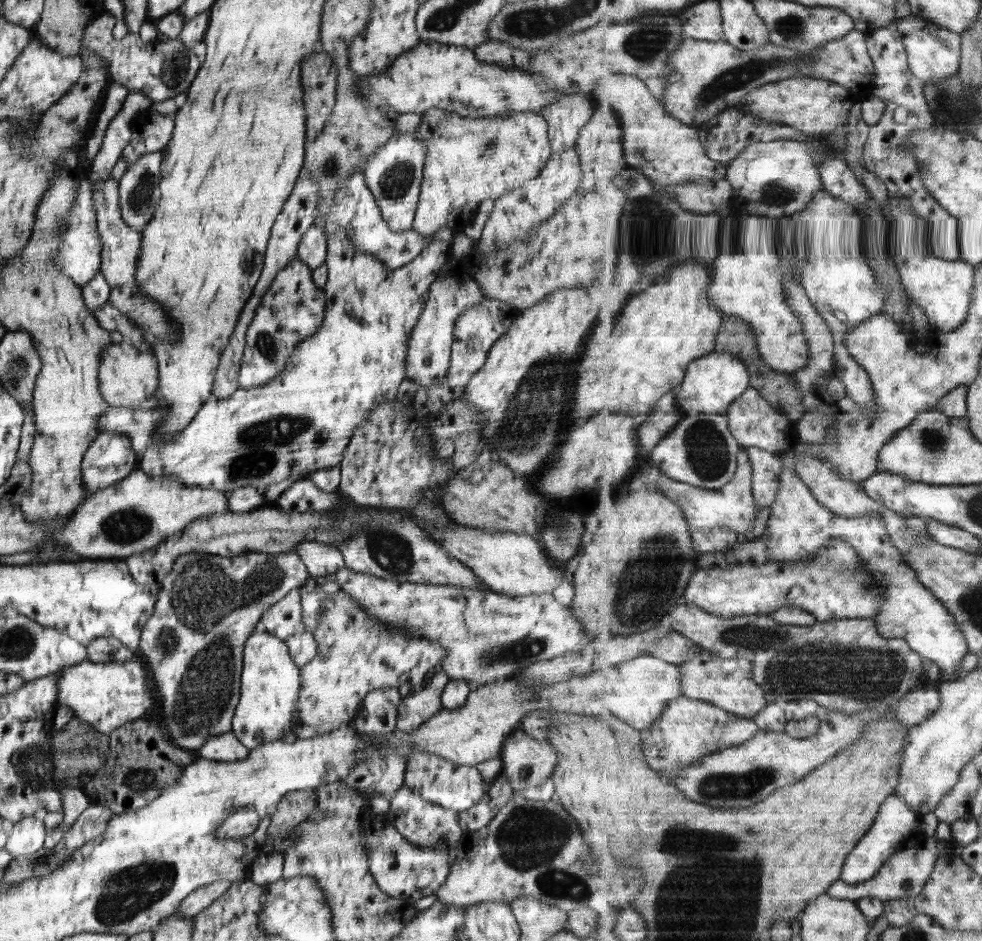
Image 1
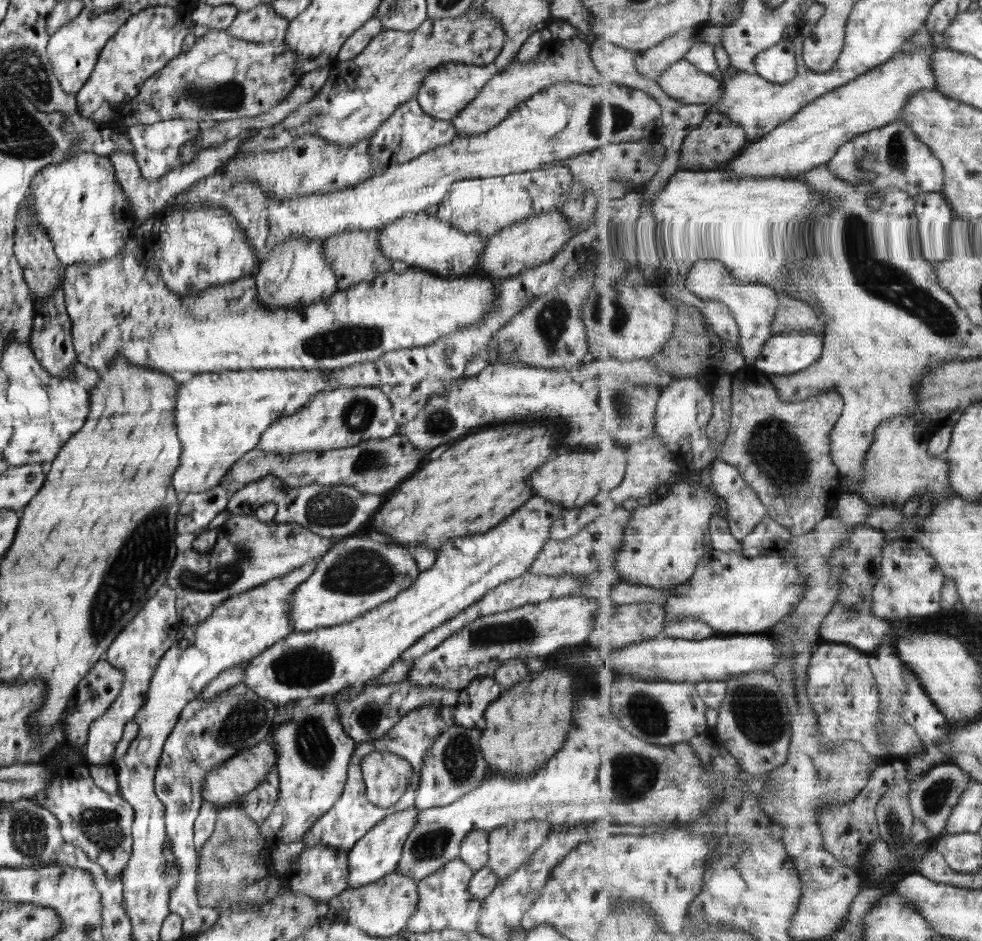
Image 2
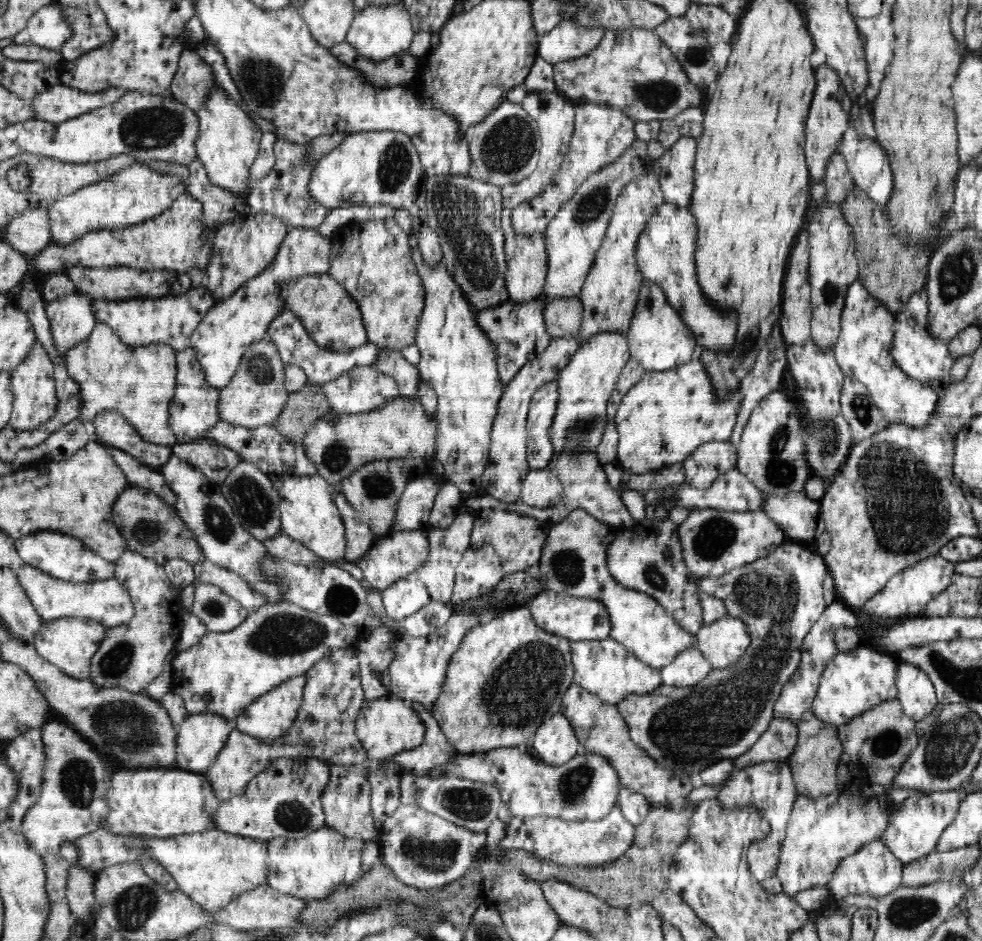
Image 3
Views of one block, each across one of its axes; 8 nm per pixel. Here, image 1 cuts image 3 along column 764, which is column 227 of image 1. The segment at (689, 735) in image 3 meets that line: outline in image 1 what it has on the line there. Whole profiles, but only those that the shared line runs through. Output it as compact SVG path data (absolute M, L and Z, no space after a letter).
M250 551L249 553L232 555L231 557L221 557L208 553L190 553L180 555L173 565L170 574L161 578L155 587L157 589L156 606L150 618L142 627L137 654L144 660L144 664L146 664L151 676L153 692L156 694L157 705L160 707L159 712L162 715L162 724L168 728L172 742L176 740L174 736L178 736L178 746L186 748L187 751L196 751L205 744L207 738L218 736L220 733L228 732L232 728L231 722L234 716L234 709L241 695L241 672L243 669L243 650L245 649L246 639L254 630L259 629L259 620L262 618L264 612L270 606L282 600L290 590L301 587L310 575L308 575L306 565L295 552L268 554Z

